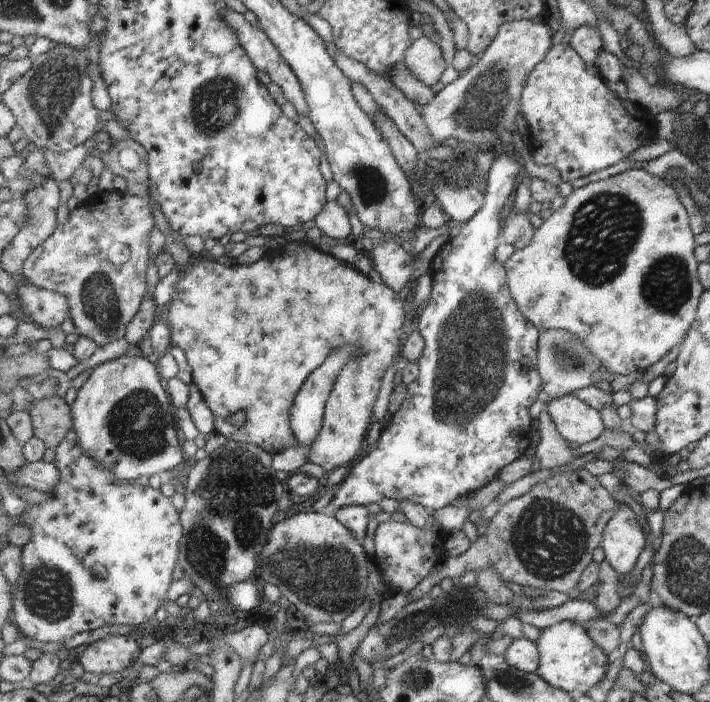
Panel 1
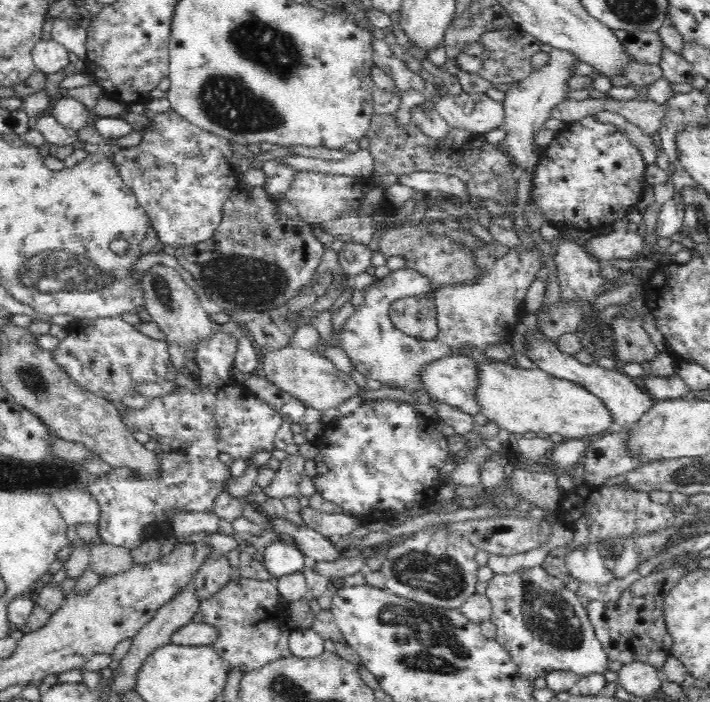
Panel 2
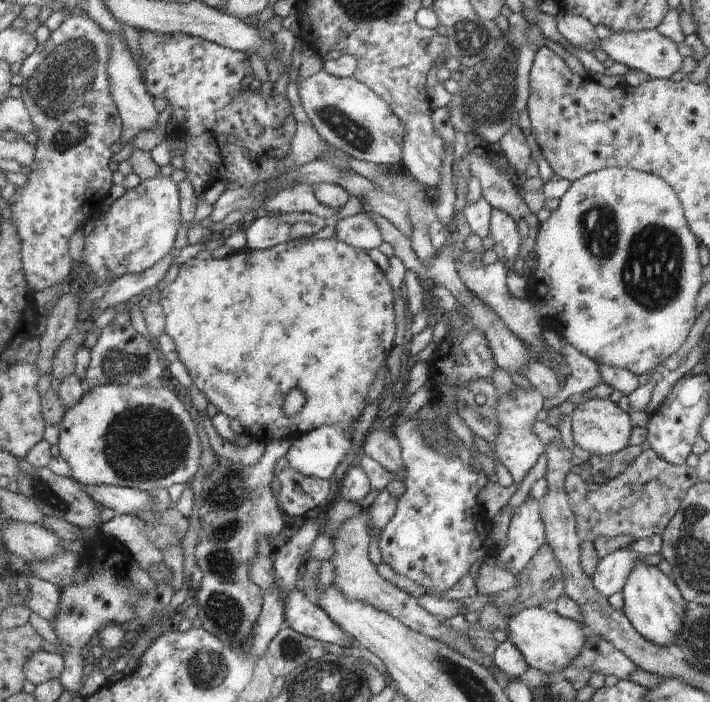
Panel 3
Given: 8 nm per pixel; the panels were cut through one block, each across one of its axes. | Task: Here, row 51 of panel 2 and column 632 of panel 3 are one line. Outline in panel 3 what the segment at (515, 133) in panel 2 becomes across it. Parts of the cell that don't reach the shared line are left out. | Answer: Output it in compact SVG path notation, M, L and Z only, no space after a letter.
M611 548L611 553L600 559L597 572L592 578L597 590L607 598L622 592L640 556L633 550Z

